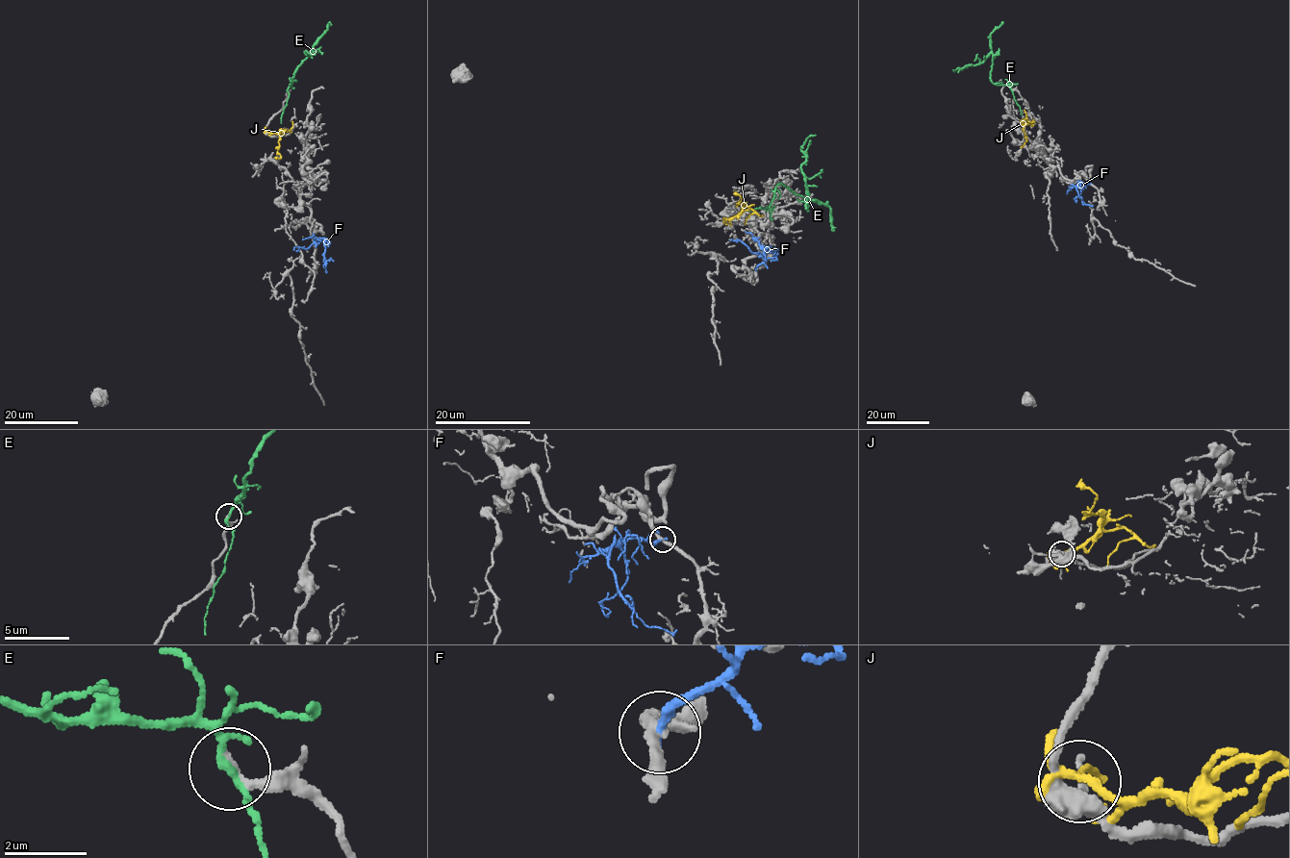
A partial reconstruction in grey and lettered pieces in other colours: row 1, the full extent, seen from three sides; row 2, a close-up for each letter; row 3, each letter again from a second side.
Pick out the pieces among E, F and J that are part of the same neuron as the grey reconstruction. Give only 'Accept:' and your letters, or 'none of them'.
Accept: none of them

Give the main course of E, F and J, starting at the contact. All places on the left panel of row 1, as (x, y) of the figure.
E: (288, 88), (296, 67), (313, 49), (311, 55), (304, 51), (315, 54)
F: (314, 239), (324, 239), (323, 265), (326, 273)
J: (267, 132), (279, 136), (277, 152), (281, 157), (274, 157)

